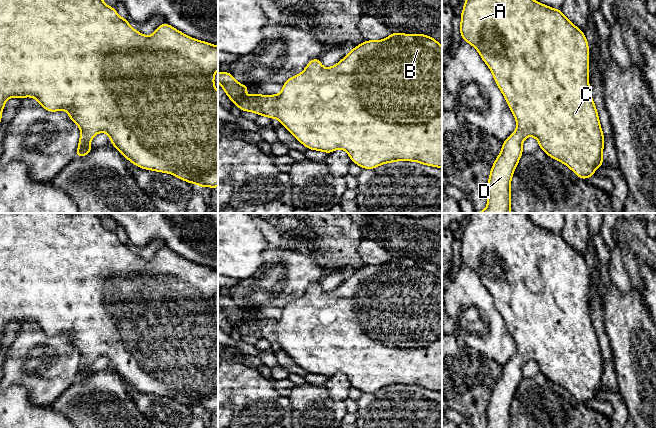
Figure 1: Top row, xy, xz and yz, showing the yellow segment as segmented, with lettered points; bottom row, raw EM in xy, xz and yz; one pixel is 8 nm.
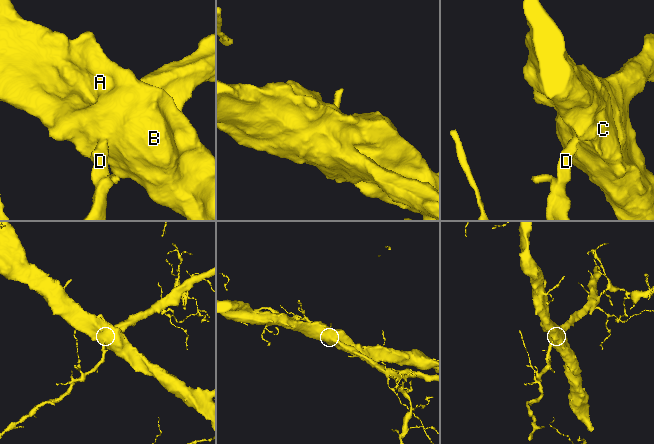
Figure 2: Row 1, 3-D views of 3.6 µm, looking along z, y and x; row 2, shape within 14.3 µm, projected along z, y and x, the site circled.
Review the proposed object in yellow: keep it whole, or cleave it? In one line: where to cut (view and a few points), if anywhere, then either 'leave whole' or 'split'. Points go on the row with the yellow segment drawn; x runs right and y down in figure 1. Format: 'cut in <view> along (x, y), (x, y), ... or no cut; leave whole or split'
no cut; leave whole

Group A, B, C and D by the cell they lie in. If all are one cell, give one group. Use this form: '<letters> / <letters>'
A B C D

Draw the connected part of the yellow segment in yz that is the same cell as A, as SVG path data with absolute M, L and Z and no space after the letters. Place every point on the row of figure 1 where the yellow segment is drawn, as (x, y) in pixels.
M465 0L460 17L461 38L477 49L490 68L517 121L518 128L503 142L501 153L491 168L487 184L486 209L474 213L510 213L511 178L523 155L523 141L528 136L534 136L541 150L568 166L580 179L585 180L593 176L597 166L605 167L602 161L604 136L590 94L590 55L584 32L572 24L562 10L556 10L534 0Z

